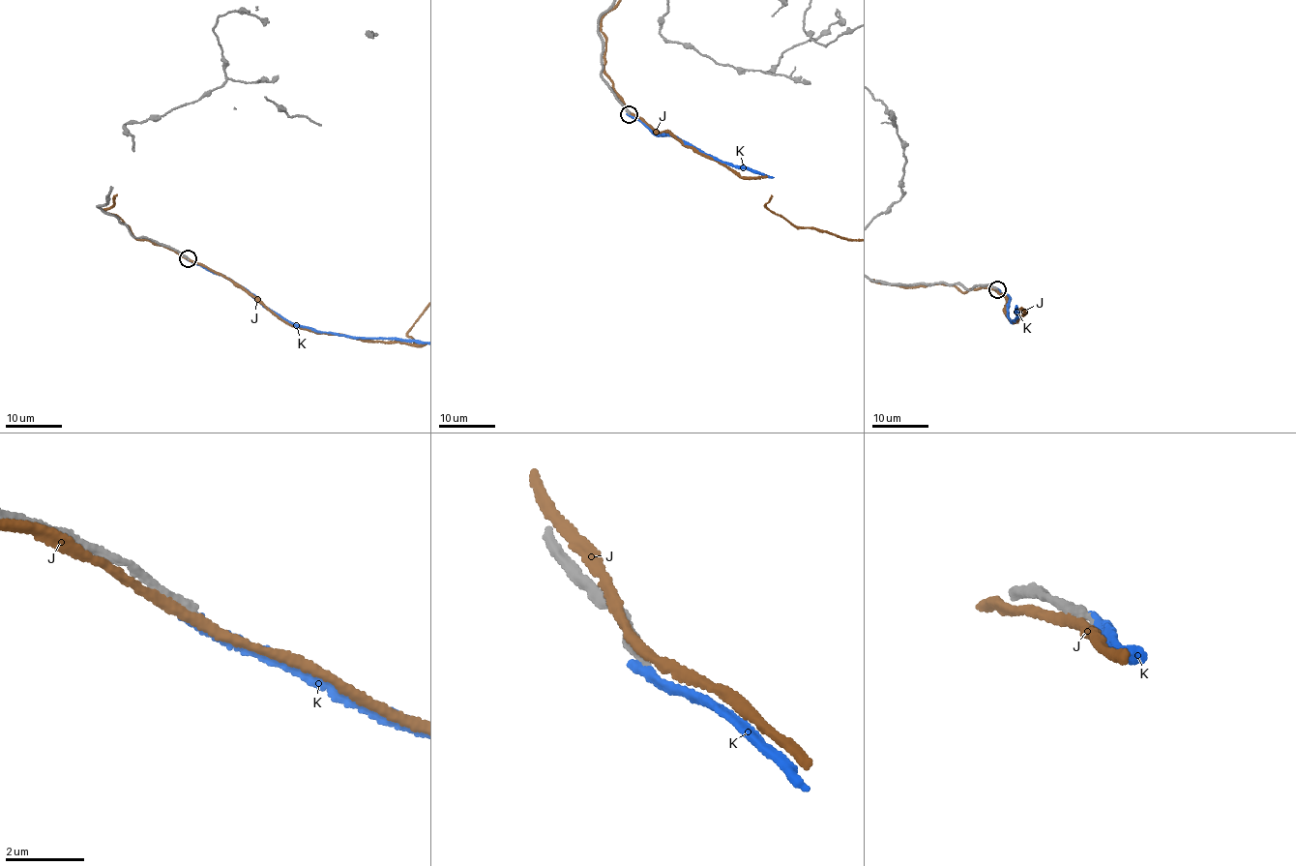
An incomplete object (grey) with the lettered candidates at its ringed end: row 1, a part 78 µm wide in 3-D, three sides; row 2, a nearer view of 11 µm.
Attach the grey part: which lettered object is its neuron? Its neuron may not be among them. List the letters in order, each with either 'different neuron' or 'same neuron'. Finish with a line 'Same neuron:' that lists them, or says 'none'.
J: different neuron
K: different neuron
Same neuron: none

